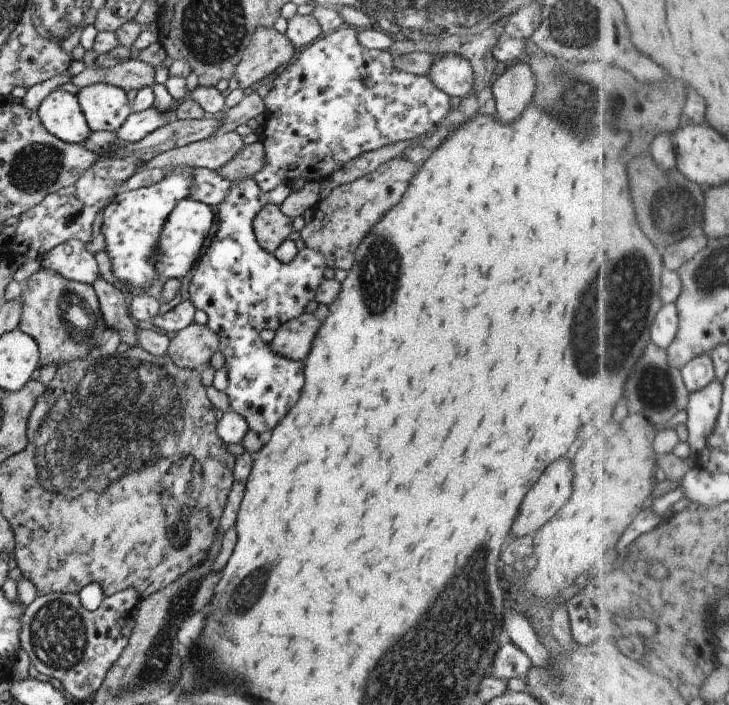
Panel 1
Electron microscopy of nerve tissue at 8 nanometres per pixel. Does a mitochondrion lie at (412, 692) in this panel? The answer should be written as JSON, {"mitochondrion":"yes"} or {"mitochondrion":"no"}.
{"mitochondrion":"yes"}

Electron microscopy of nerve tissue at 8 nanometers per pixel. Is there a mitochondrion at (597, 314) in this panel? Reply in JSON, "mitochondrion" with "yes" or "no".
{"mitochondrion":"yes"}

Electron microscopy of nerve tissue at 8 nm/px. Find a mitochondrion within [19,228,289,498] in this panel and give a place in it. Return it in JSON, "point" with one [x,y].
{"point":[80,327]}

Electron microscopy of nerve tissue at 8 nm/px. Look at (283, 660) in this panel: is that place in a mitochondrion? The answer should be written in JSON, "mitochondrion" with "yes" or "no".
{"mitochondrion":"no"}

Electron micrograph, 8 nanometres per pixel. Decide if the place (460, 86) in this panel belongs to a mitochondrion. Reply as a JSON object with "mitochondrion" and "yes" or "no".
{"mitochondrion":"no"}

